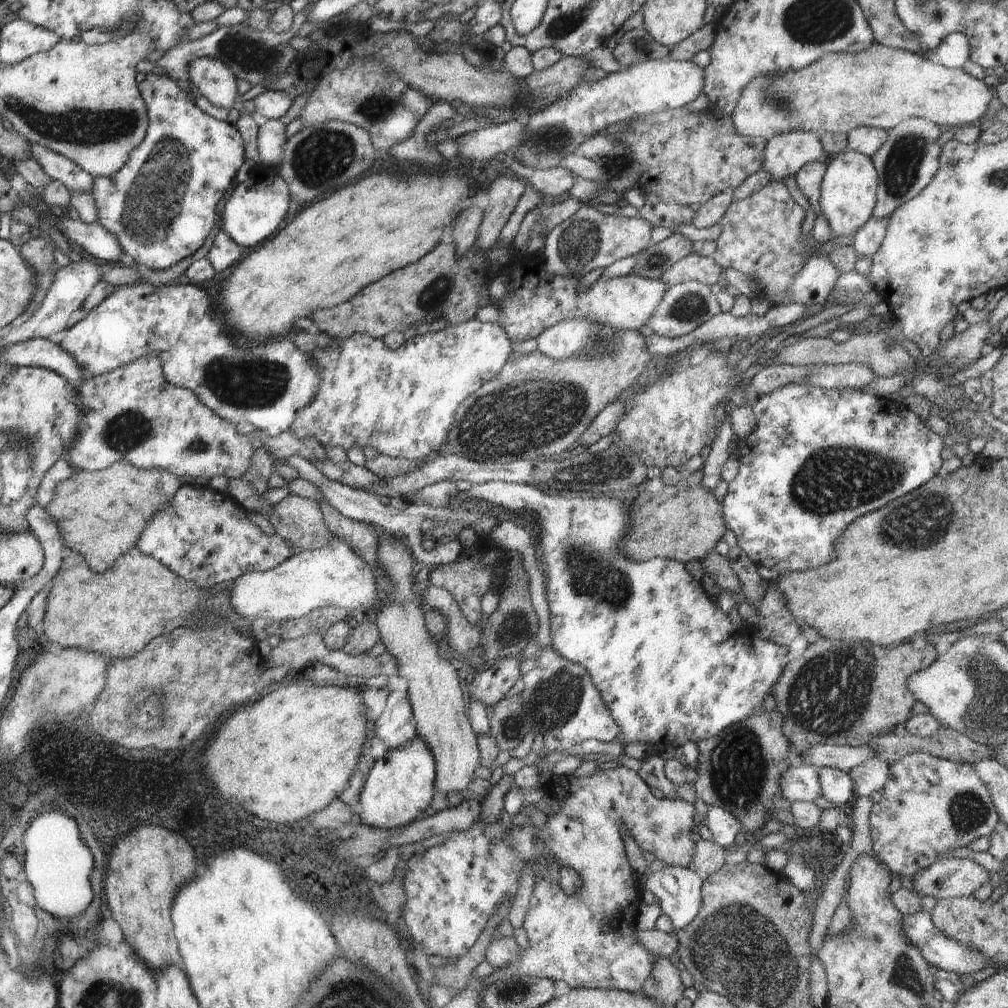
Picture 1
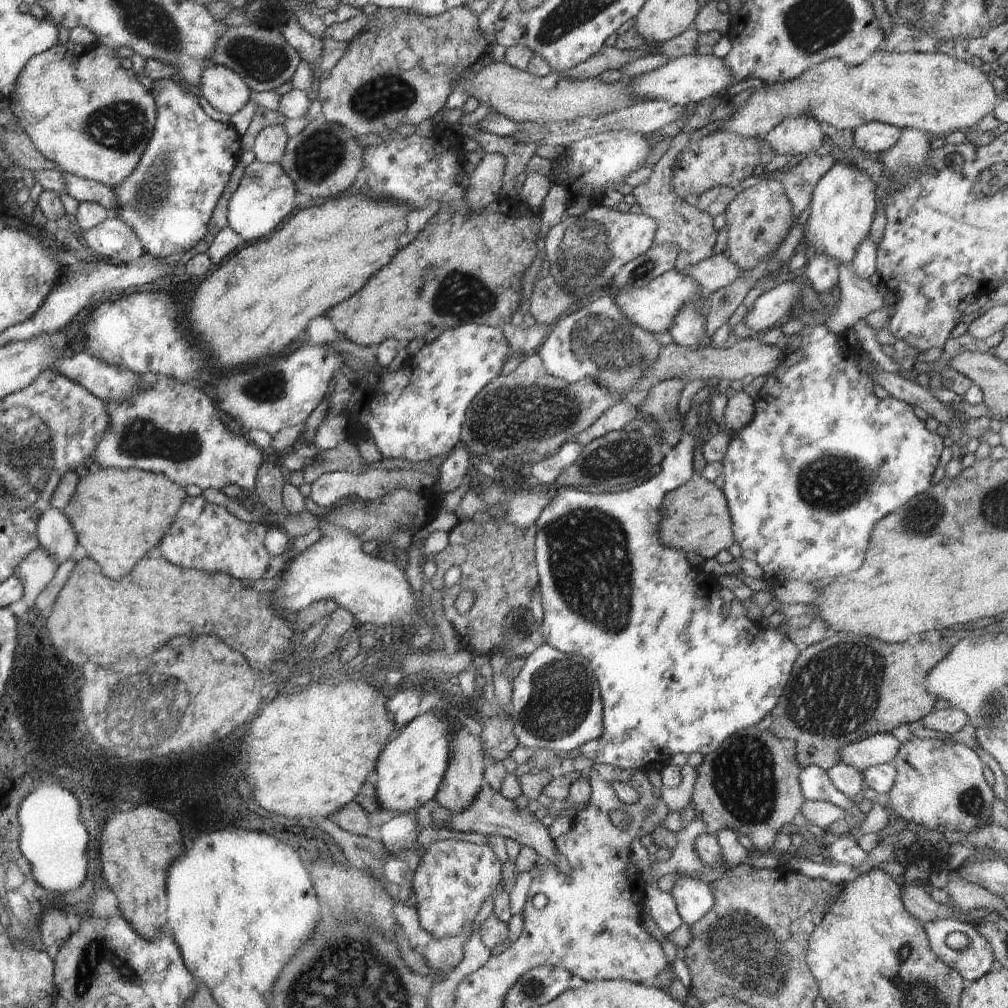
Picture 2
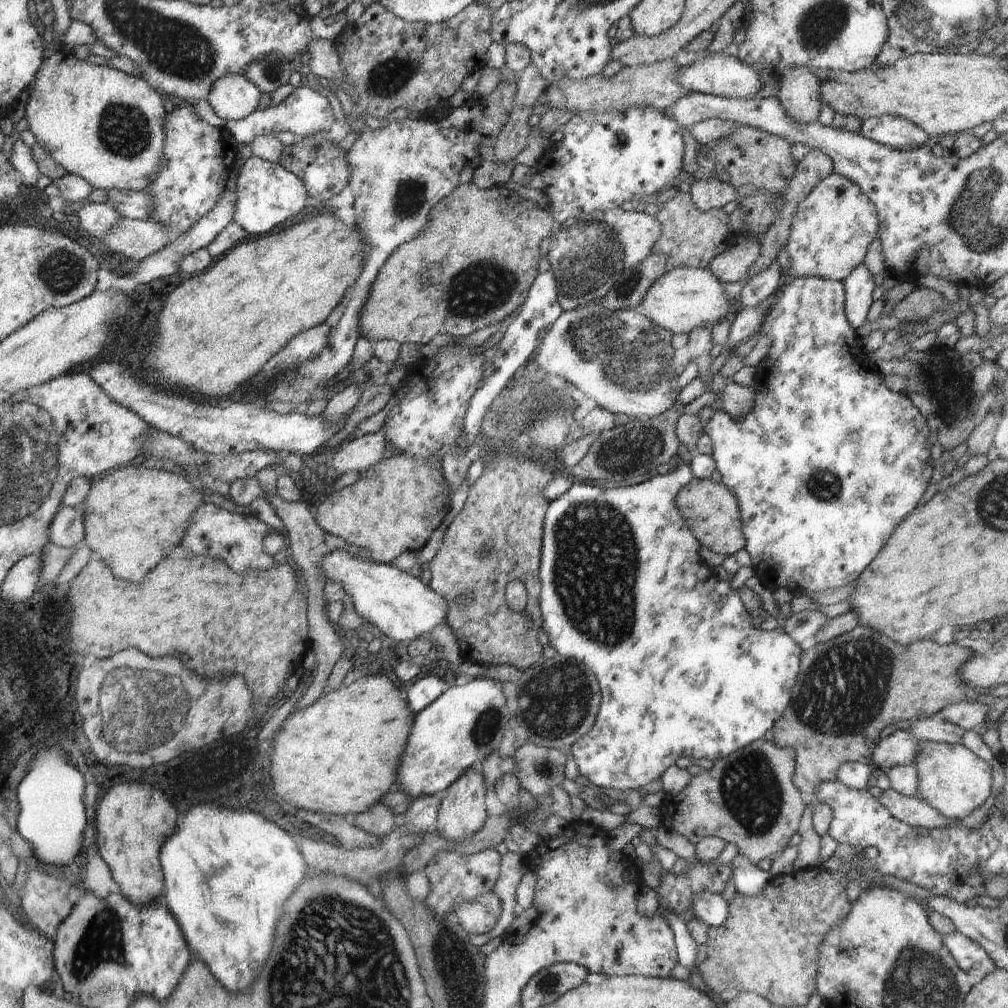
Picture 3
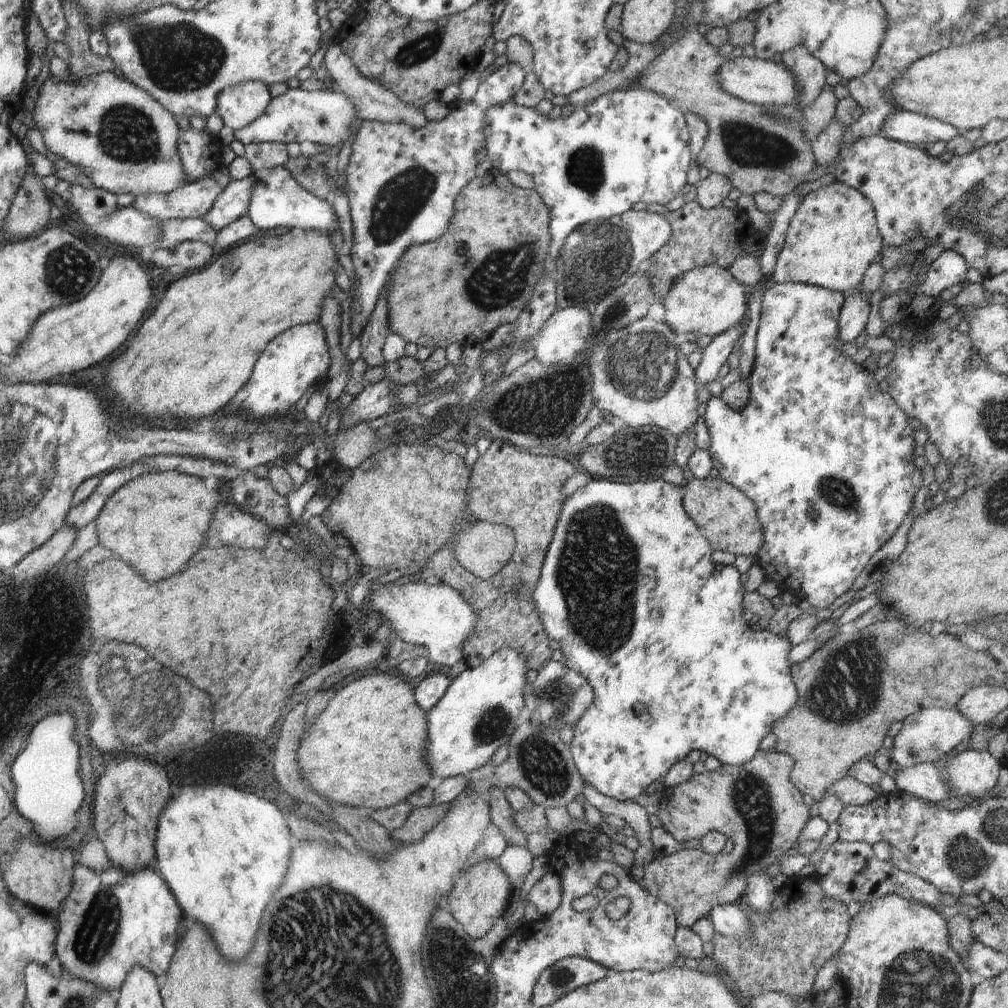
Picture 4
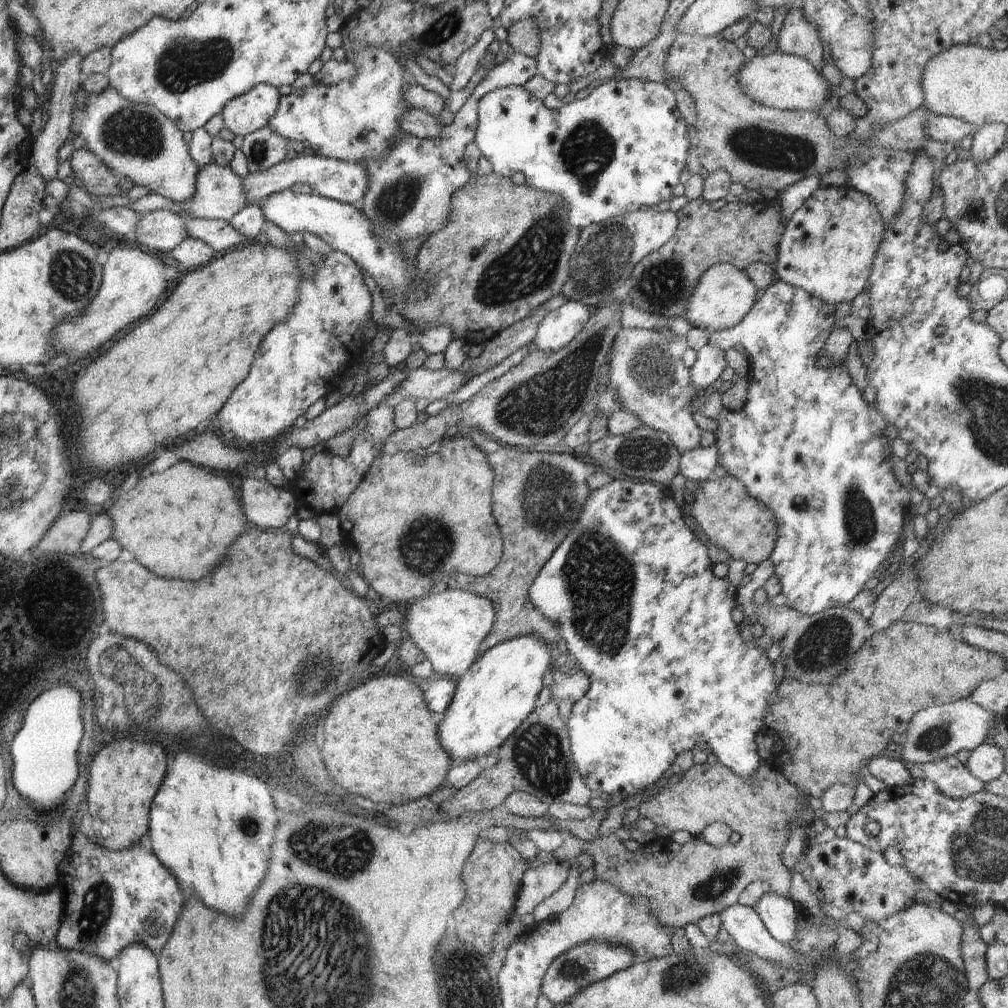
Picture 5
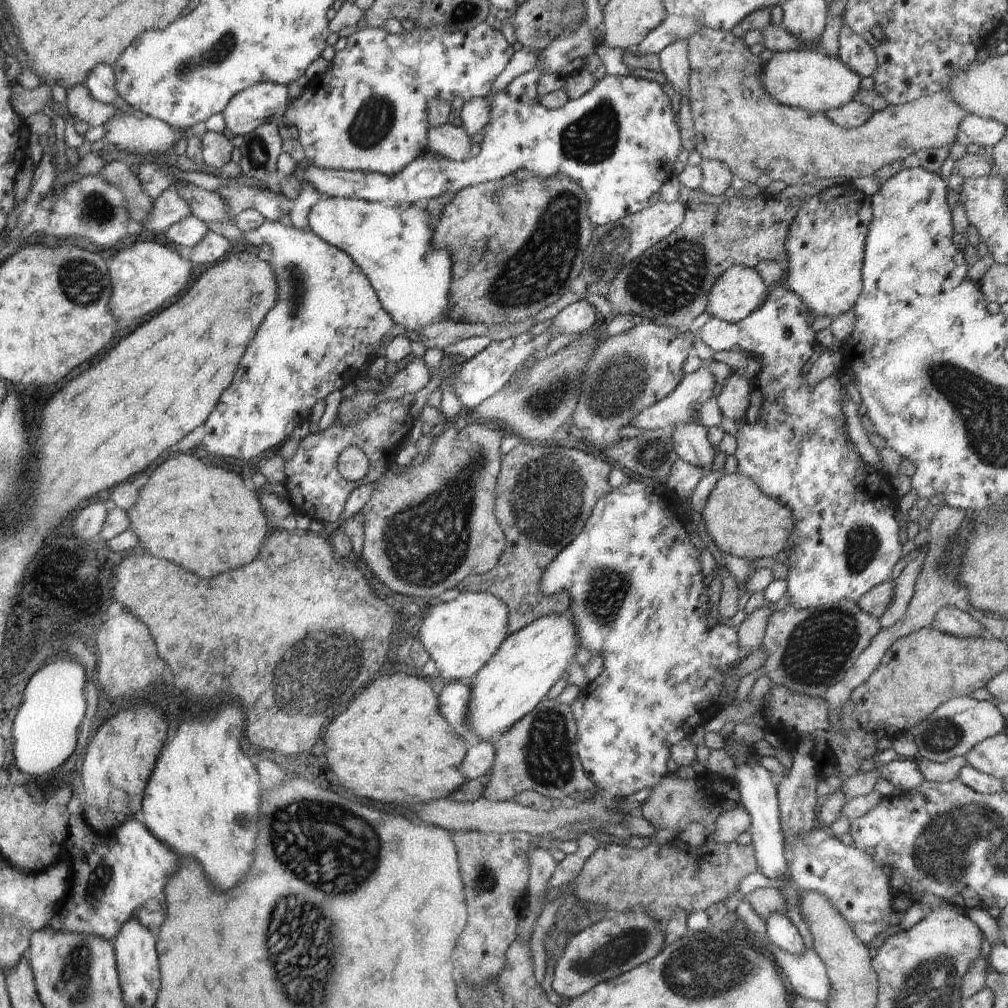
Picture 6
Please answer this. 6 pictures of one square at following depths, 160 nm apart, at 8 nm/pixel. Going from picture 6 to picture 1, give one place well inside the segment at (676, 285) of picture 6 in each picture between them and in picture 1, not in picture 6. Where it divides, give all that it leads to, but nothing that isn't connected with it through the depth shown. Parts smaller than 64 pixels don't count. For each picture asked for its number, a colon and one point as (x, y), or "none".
1: (657, 213)
2: (691, 230)
3: (690, 238)
4: (700, 237)
5: (741, 234)

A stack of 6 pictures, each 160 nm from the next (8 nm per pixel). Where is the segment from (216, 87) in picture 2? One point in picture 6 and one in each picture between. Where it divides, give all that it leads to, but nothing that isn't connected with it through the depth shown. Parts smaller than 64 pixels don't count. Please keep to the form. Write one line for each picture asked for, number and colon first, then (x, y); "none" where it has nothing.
3: (233, 97)
4: (238, 106)
5: (243, 115)
6: (265, 102)

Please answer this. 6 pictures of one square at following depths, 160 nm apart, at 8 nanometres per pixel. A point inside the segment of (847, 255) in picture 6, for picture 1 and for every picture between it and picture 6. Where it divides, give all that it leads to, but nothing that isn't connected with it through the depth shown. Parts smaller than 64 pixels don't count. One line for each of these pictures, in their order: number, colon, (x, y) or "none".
1: (848, 195)
2: (844, 202)
3: (833, 227)
4: (833, 238)
5: (827, 249)

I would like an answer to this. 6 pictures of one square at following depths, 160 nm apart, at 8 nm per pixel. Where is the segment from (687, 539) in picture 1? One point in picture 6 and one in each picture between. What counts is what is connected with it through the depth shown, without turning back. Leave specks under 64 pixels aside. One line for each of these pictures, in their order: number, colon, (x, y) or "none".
2: (695, 518)
3: (711, 511)
4: (728, 519)
5: (735, 522)
6: (741, 520)

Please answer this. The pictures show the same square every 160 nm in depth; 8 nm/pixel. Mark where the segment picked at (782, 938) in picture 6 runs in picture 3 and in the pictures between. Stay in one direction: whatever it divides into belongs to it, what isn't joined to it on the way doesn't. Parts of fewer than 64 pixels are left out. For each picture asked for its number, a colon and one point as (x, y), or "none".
3: (749, 879)
4: (760, 892)
5: (778, 915)

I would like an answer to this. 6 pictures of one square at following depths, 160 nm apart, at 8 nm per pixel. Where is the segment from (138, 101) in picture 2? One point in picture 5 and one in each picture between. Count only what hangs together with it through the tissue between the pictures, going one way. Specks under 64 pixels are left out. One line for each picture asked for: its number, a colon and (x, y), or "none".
3: (107, 127)
4: (121, 137)
5: (135, 141)

